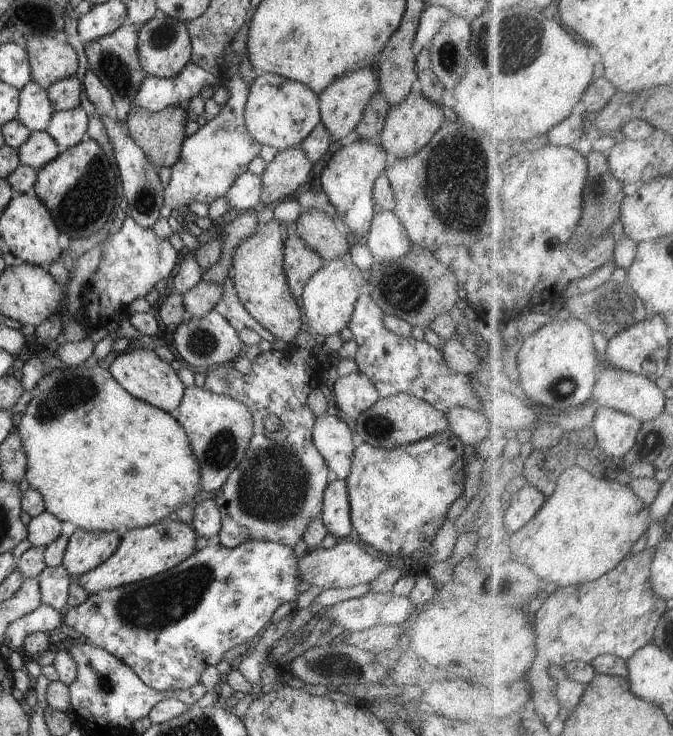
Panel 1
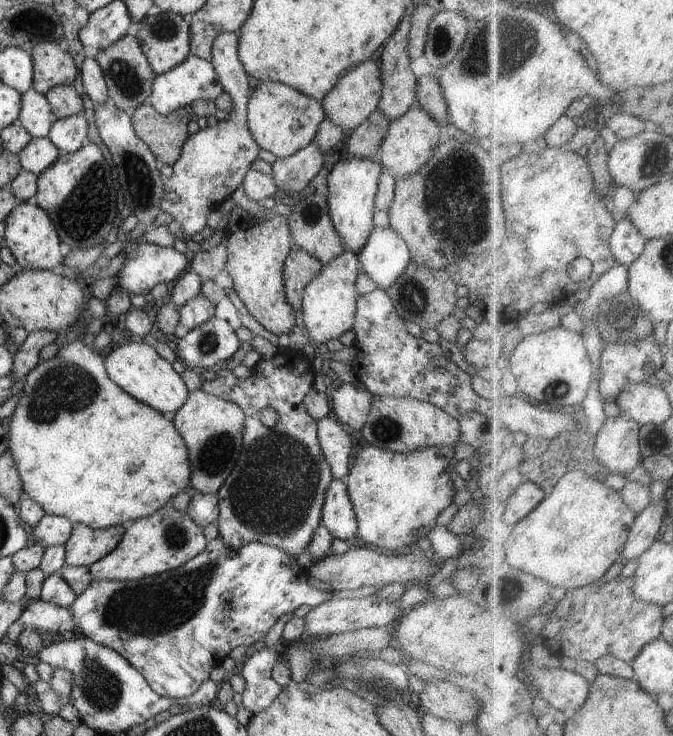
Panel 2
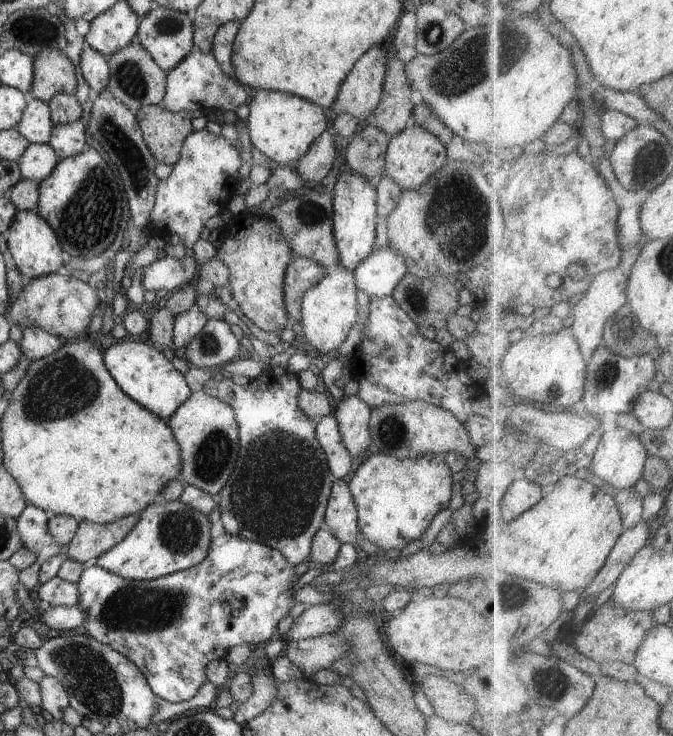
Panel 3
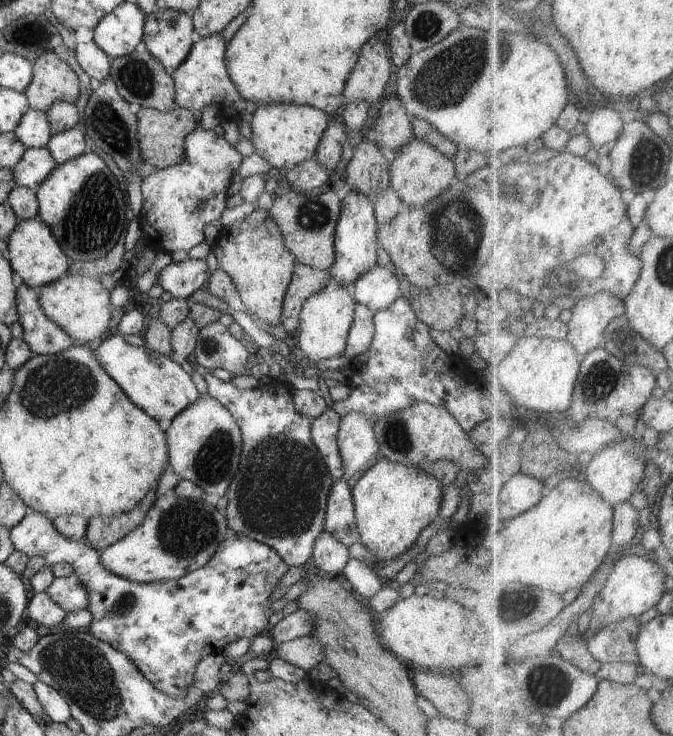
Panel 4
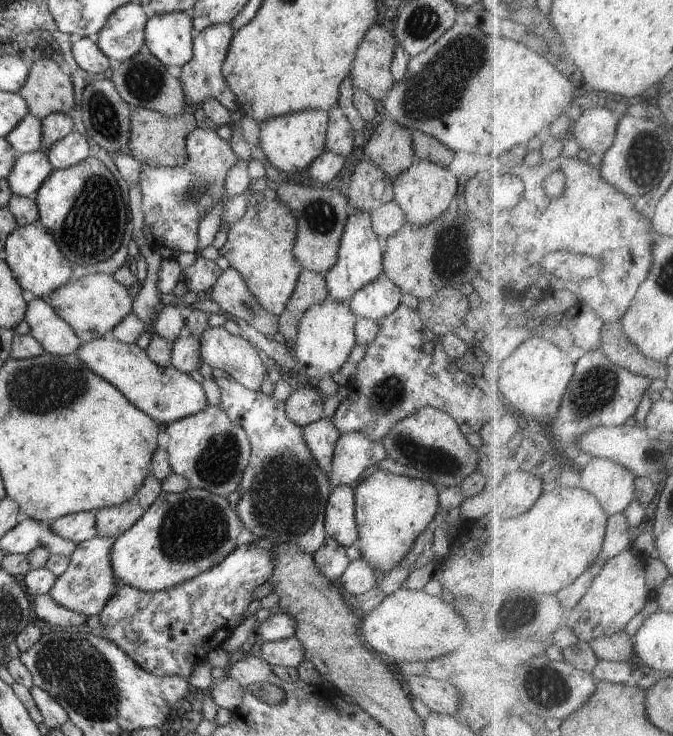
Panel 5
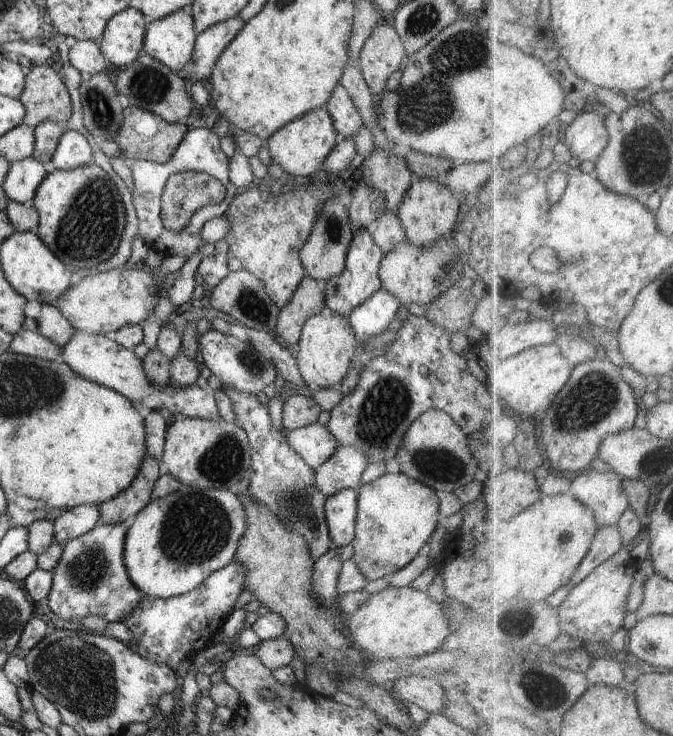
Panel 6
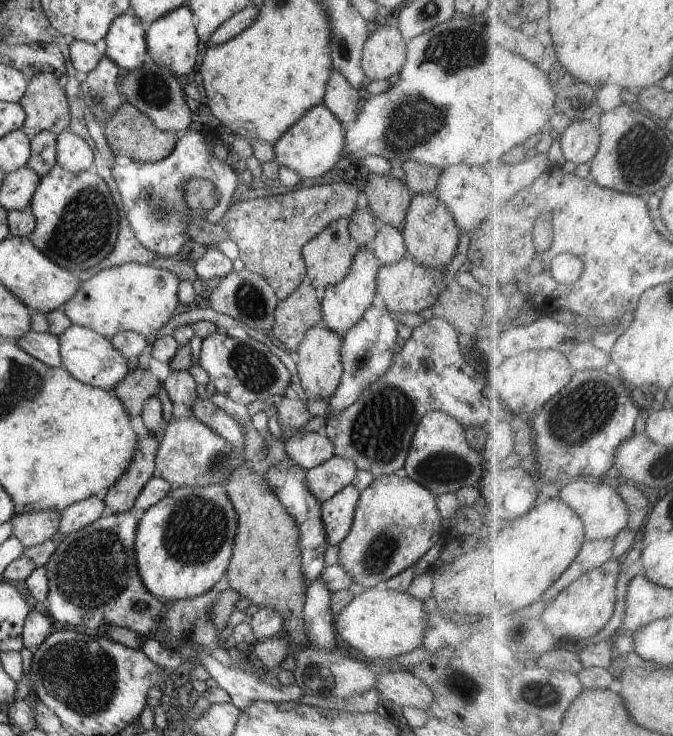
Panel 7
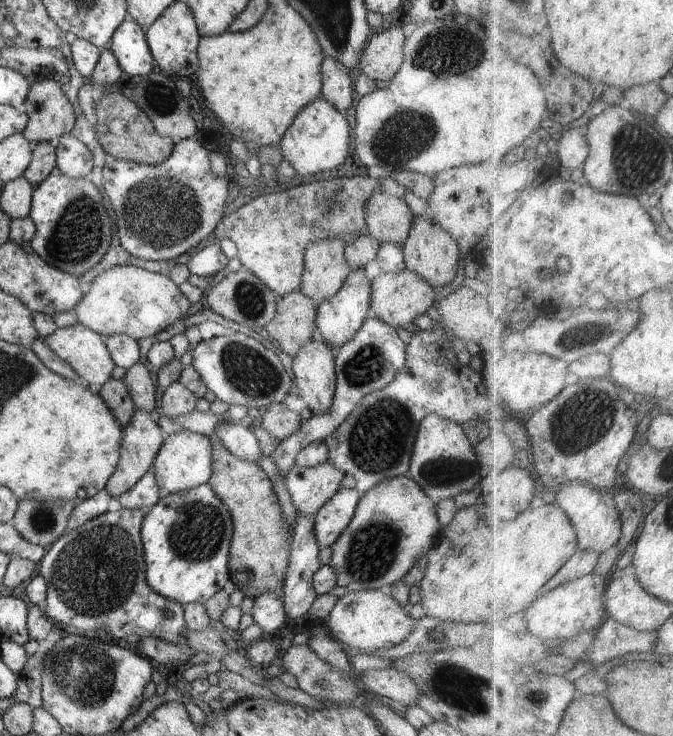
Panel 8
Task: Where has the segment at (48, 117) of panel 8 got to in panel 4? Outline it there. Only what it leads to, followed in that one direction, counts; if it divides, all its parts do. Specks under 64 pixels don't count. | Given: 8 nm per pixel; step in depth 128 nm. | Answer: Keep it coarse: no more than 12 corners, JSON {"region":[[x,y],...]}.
{"region":[[57,53],[34,60],[30,108],[79,96],[78,75]]}

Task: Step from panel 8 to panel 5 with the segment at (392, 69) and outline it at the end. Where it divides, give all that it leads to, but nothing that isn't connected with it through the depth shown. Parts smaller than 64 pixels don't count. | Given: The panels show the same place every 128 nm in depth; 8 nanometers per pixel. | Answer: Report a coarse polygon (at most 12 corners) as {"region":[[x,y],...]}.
{"region":[[394,31],[365,32],[351,66],[354,91],[379,105],[395,82]]}

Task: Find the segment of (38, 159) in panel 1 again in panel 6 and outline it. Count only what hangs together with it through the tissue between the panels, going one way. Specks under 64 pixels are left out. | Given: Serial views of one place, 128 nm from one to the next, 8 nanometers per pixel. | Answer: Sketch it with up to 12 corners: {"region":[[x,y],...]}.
{"region":[[34,156],[9,166],[1,187],[9,201],[32,207],[48,170]]}

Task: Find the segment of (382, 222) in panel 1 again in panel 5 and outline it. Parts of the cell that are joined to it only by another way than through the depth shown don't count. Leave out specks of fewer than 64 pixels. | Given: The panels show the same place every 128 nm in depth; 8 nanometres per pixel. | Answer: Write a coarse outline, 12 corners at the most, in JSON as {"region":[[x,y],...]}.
{"region":[[383,274],[352,294],[357,318],[377,321],[400,306],[401,290]]}

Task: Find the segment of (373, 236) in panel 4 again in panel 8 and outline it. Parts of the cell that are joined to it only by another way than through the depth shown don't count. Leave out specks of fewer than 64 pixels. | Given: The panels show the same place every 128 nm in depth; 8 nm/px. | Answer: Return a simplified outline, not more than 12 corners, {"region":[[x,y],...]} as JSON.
{"region":[[366,269],[317,308],[316,327],[332,350],[371,315]]}

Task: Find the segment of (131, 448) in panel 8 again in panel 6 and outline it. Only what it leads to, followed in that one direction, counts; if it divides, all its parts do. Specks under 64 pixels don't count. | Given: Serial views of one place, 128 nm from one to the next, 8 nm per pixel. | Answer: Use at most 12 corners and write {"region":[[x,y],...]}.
{"region":[[146,455],[134,482],[99,504],[100,524],[122,524],[152,500],[159,462]]}

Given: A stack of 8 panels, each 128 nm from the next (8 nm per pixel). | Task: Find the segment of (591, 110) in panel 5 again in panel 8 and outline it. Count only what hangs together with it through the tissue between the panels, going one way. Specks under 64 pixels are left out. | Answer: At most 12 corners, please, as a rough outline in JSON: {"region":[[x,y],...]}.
{"region":[[566,130],[558,144],[561,164],[572,170],[592,154],[588,132]]}

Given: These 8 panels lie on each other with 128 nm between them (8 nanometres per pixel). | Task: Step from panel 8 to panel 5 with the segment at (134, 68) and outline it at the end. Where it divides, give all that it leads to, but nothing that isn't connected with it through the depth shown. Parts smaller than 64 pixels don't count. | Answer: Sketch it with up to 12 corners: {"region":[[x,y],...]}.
{"region":[[117,8],[98,48],[117,65],[145,43],[147,9]]}

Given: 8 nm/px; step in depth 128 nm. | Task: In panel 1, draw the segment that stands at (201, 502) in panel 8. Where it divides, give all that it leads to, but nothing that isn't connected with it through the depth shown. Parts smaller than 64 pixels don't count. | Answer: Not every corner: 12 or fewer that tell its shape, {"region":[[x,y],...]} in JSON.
{"region":[[174,517],[121,533],[106,562],[71,577],[65,609],[166,572],[195,553]]}

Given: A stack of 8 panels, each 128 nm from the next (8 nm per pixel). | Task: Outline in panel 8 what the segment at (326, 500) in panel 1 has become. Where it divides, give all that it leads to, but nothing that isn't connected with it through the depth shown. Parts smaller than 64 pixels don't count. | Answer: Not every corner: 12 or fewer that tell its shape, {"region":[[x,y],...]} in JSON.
{"region":[[341,487],[314,514],[314,539],[331,546],[363,496]]}

